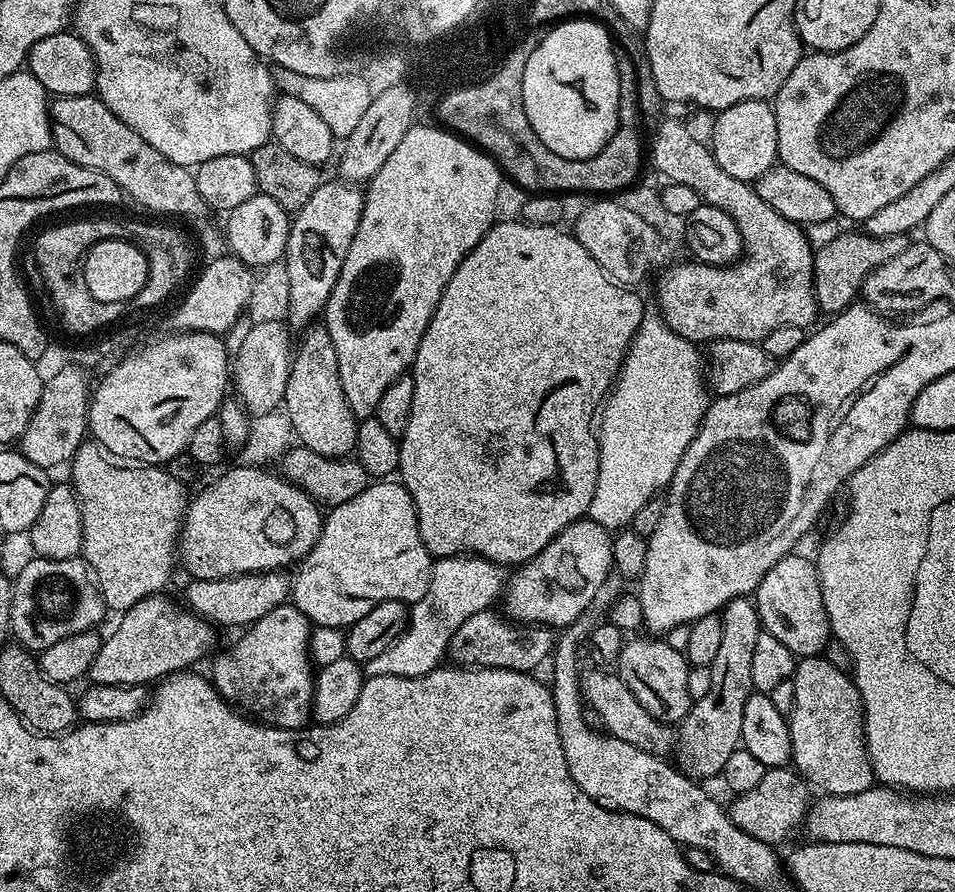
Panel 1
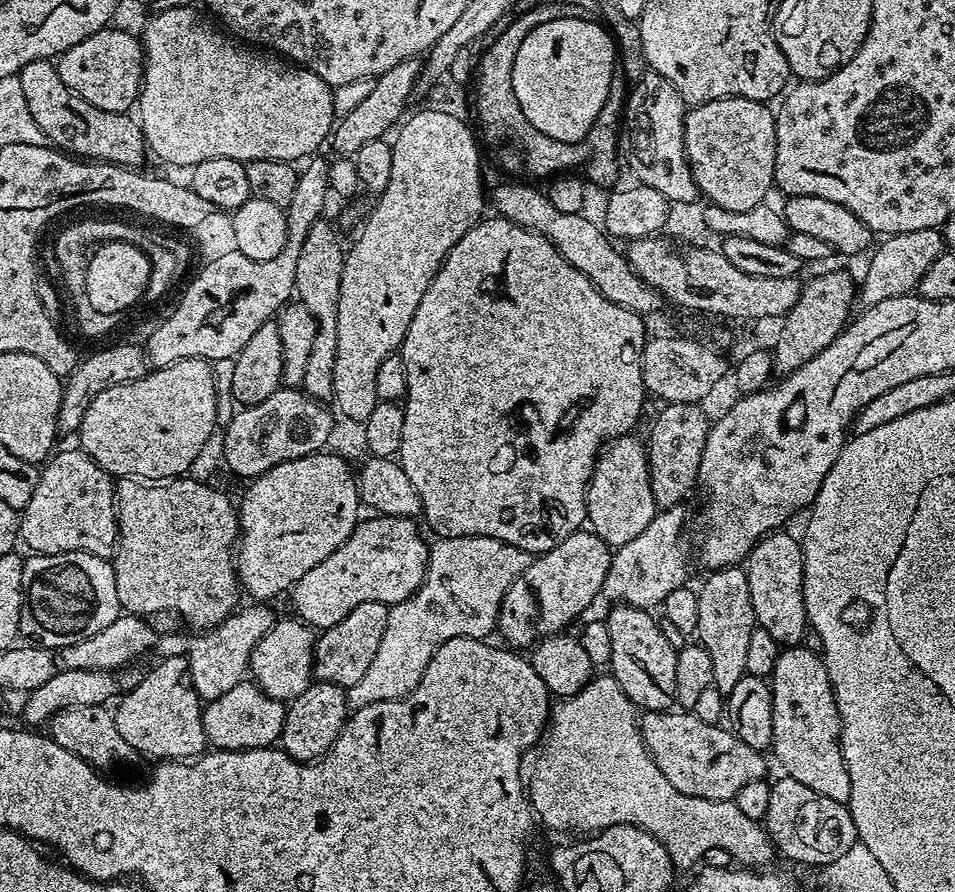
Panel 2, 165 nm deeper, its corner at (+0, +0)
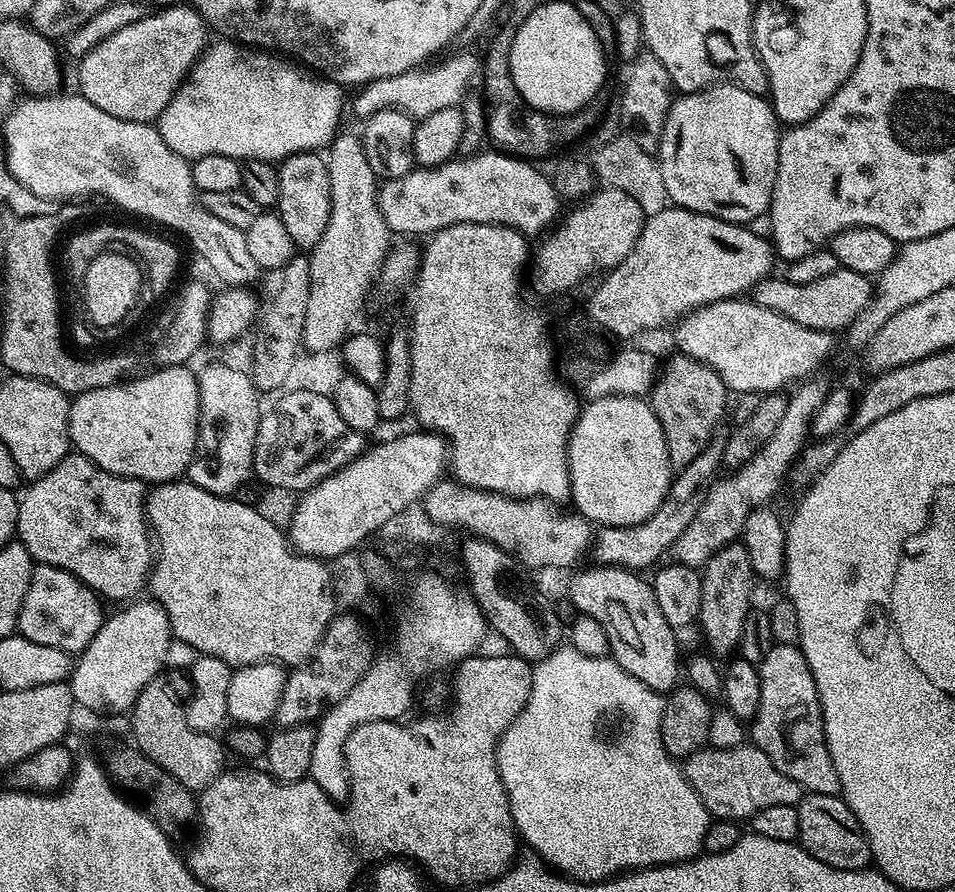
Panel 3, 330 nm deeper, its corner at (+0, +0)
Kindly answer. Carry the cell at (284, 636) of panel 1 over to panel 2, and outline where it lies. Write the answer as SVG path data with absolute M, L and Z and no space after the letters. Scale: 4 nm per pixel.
M254 682L240 683L217 700L203 705L204 733L213 749L229 752L243 748L270 748L279 741L284 725L285 705L270 698Z

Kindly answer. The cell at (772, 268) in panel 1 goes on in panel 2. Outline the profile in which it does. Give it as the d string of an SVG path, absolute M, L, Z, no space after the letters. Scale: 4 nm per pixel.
M648 70L640 81L631 85L624 102L622 124L632 127L633 157L636 161L630 169L641 184L658 190L671 203L697 202L700 188L692 173L684 141L686 105L682 94L662 78L662 74Z

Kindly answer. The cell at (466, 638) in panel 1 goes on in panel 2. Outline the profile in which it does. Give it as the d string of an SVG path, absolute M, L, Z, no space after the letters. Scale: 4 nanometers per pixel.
M591 530L570 534L549 552L539 553L506 590L496 618L496 628L512 650L531 649L547 636L563 633L592 603L597 602L610 568L613 549Z

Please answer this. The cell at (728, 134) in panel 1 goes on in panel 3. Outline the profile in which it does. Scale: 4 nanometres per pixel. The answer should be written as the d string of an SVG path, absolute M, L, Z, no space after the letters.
M711 84L709 88L702 88L699 92L685 92L677 95L668 111L658 145L658 163L669 201L675 207L688 208L692 212L701 212L731 224L751 225L754 218L767 213L768 205L772 203L772 187L776 181L776 171L778 170L778 146L781 135L782 128L777 121L776 112L772 109L771 103L764 96L750 94L750 90L742 90L736 84Z

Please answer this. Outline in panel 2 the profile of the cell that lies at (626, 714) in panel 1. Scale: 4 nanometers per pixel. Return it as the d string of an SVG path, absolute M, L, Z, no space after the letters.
M669 710L666 712L644 712L639 717L640 737L649 755L666 774L666 782L674 786L674 790L682 790L682 794L690 794L694 798L707 800L735 801L738 790L755 780L765 779L764 756L758 750L746 746L746 742L738 739L735 732L720 724L702 722L691 710Z

